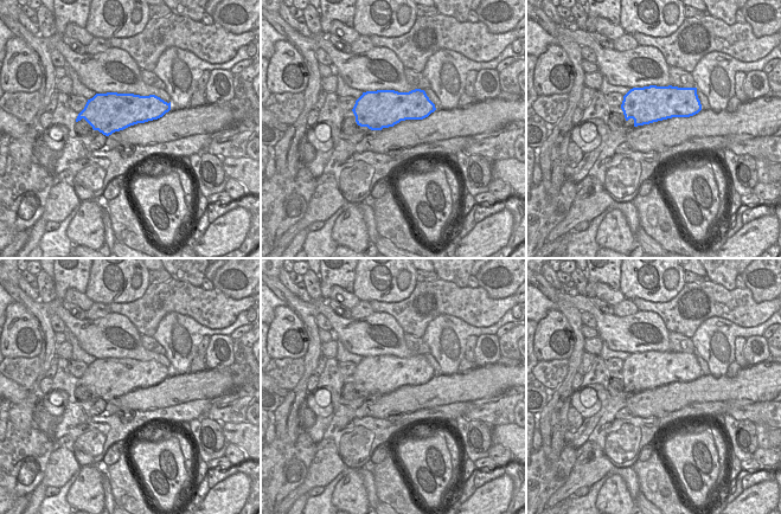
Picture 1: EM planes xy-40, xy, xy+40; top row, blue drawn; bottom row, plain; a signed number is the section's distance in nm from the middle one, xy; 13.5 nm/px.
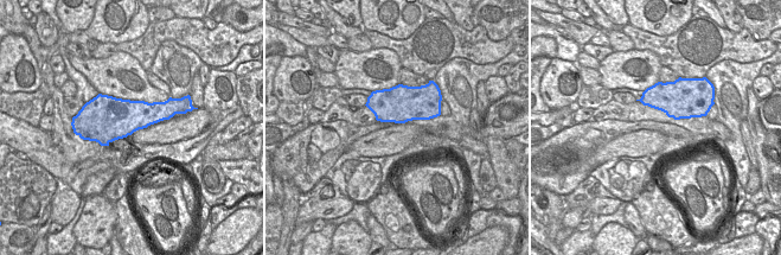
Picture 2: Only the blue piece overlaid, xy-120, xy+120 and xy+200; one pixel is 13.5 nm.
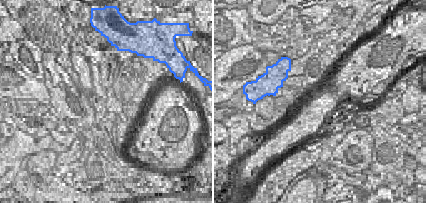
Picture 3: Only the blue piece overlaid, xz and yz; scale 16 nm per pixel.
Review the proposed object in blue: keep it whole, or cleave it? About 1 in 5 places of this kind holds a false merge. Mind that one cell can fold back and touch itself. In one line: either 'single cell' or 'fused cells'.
single cell

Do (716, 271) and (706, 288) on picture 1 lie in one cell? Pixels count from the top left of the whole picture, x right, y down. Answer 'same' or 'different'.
different

